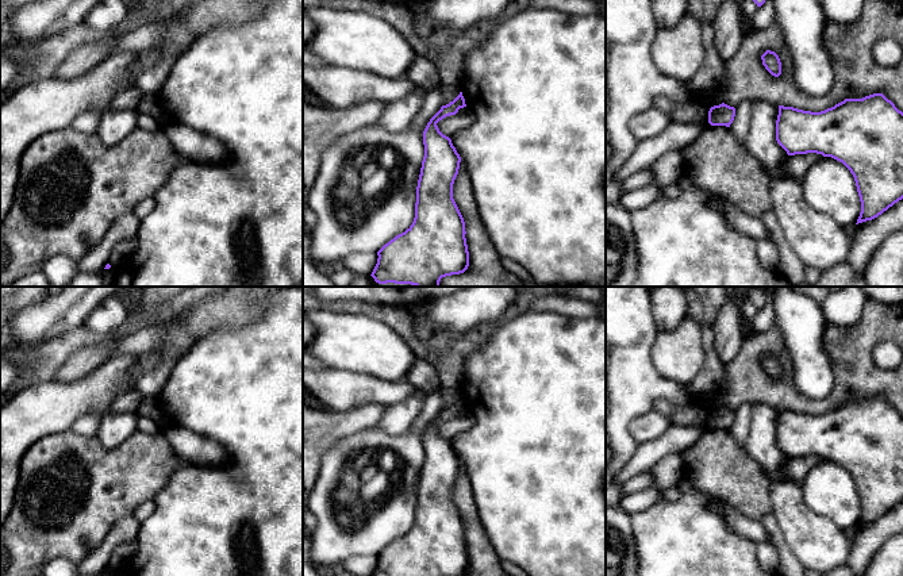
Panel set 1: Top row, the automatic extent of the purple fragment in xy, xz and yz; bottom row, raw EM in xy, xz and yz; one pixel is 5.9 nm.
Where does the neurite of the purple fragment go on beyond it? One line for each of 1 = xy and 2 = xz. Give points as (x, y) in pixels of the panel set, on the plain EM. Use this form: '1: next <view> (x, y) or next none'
1: next none
2: next none

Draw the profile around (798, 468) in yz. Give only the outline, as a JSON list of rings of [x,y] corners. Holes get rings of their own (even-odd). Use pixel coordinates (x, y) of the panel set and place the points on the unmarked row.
[[[816,456],[795,457],[787,460],[785,462],[777,464],[776,468],[779,468],[787,477],[800,481],[822,461],[825,460]]]

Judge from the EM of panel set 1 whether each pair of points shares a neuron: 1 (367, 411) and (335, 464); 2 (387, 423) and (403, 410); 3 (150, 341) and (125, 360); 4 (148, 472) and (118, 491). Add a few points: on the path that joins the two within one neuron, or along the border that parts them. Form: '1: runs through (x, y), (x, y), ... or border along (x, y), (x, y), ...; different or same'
1: border along (373, 426), (341, 437), (327, 449); different
2: runs through (391, 422), (399, 414); same
3: border along (135, 354), (114, 354), (110, 358); different
4: runs through (141, 472), (137, 472), (125, 484); same

